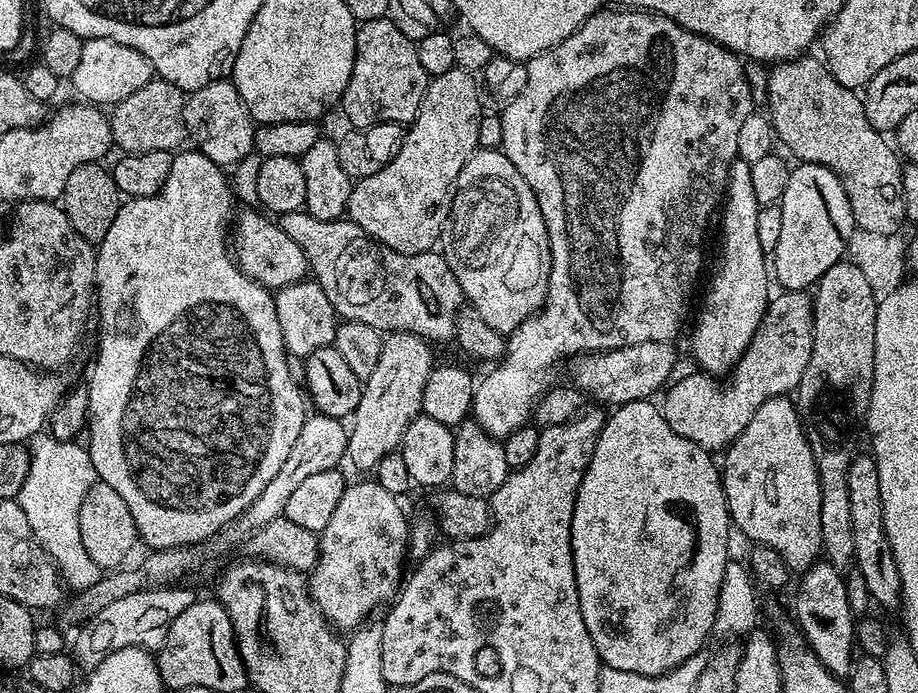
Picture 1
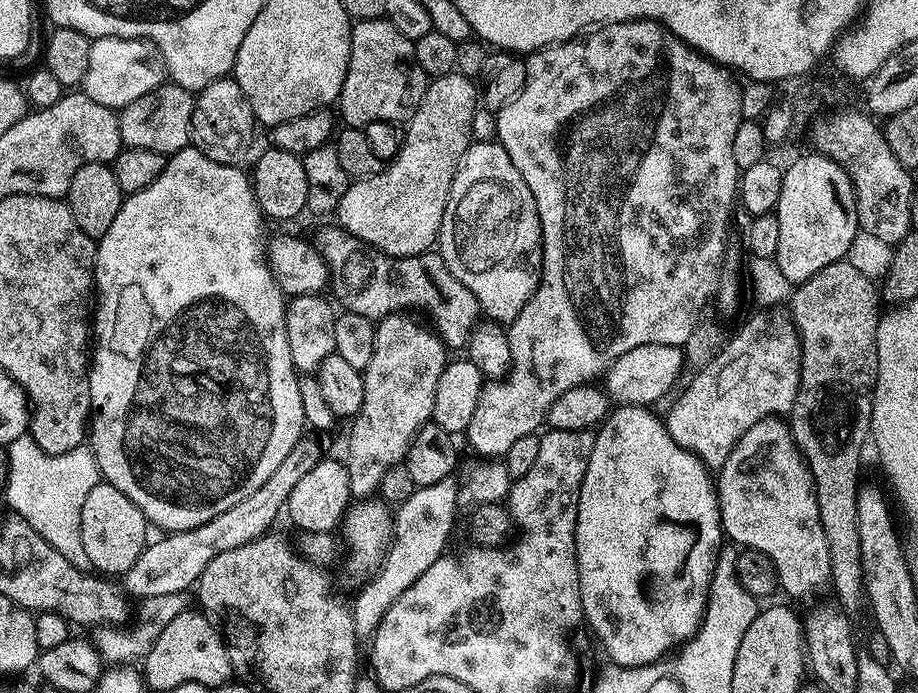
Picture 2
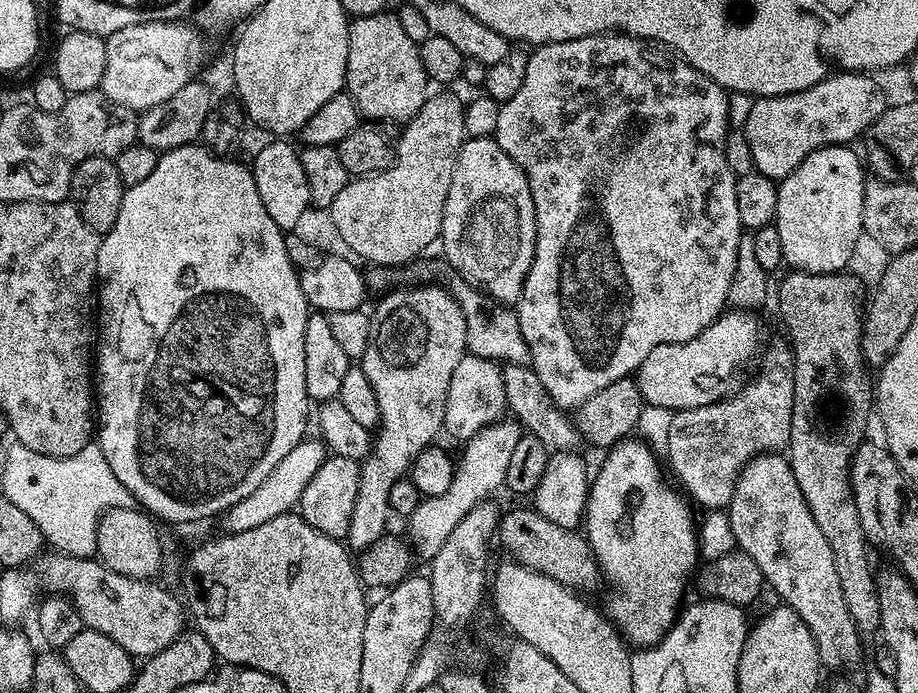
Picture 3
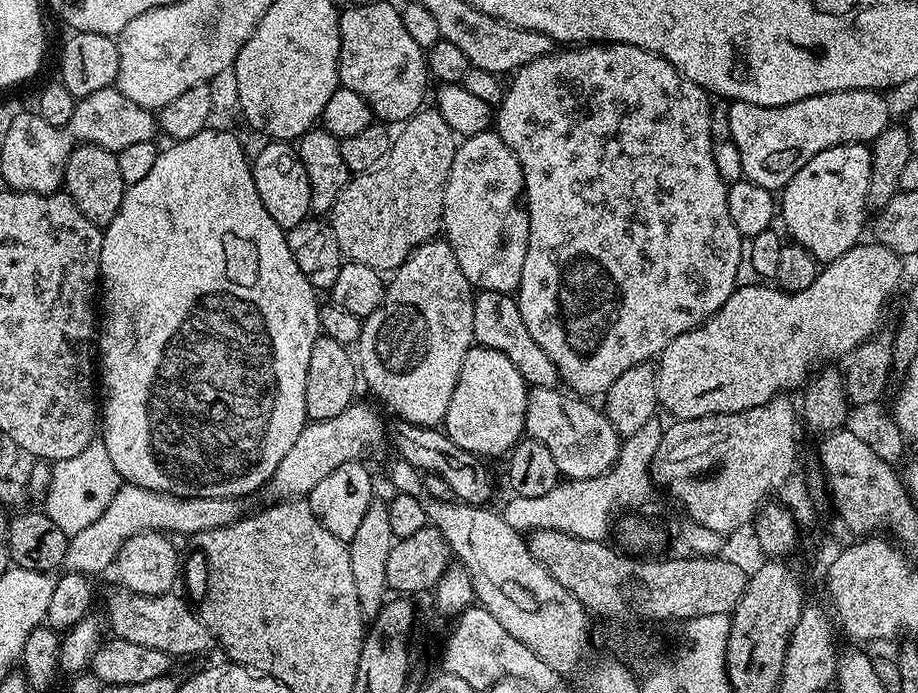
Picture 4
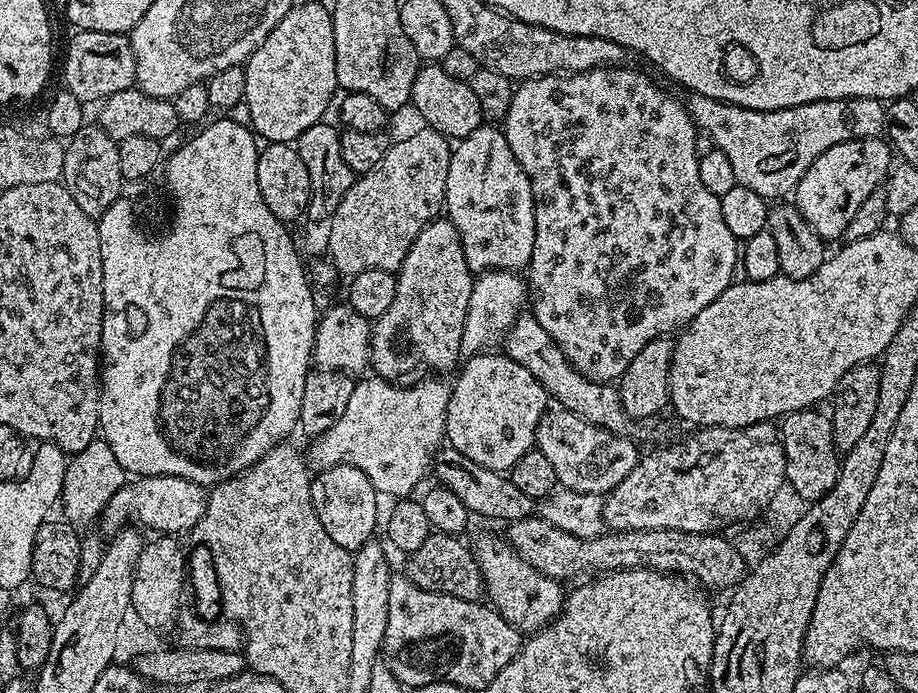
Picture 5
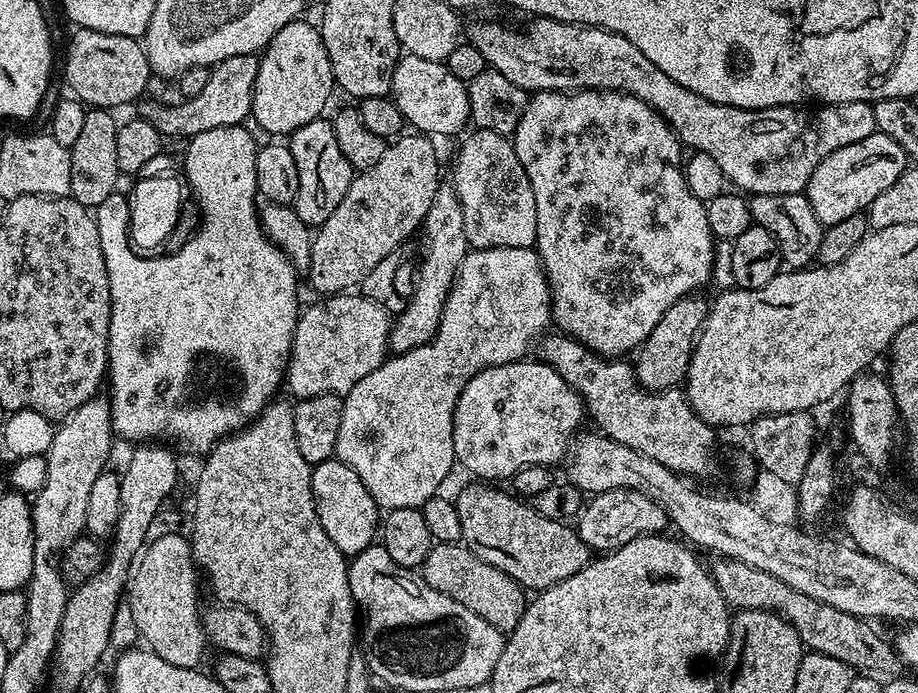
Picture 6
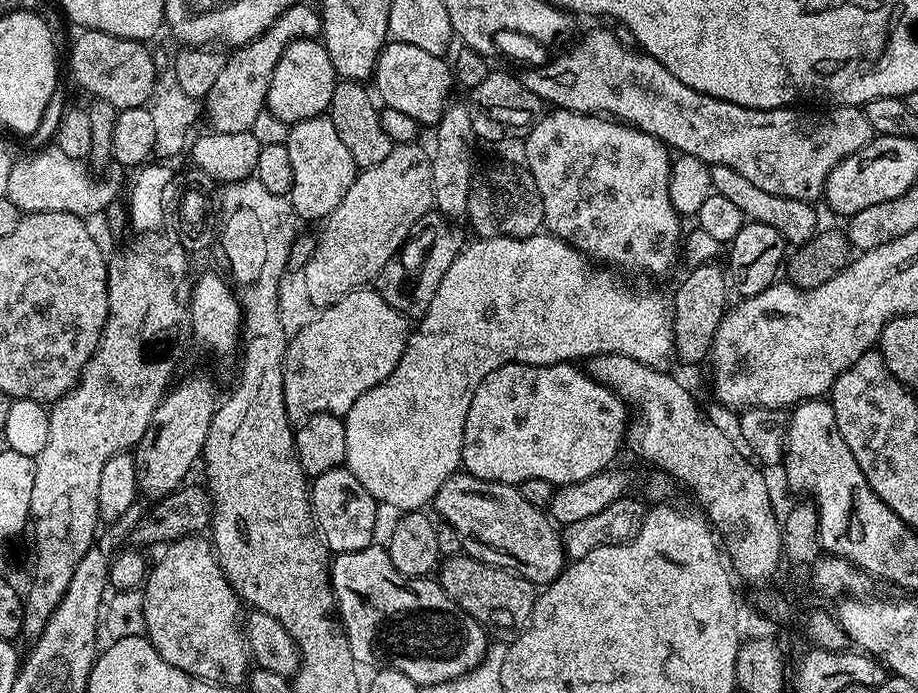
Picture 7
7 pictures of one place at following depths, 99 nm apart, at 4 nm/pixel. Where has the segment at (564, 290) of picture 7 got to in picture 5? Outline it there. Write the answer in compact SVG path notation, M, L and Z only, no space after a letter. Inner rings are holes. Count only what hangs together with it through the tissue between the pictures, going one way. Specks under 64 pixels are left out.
M512 270L479 273L472 281L470 306L462 330L461 353L479 354L495 349L503 341L512 323L525 311L530 289L523 275ZM364 378L356 380L354 394L350 394L350 402L346 406L346 411L342 413L342 418L338 418L338 422L334 422L334 426L330 426L330 430L326 430L322 435L315 437L315 439L309 443L312 445L309 446L308 452L306 448L307 463L316 470L329 468L330 466L338 466L339 464L349 464L358 470L362 470L362 474L366 474L366 478L370 478L370 482L376 487L377 493L384 495L385 492L386 495L392 496L391 498L411 497L413 493L415 493L412 491L423 482L424 475L426 475L427 472L429 475L430 469L434 464L434 457L441 447L442 441L445 439L444 427L446 426L446 410L448 409L448 403L450 402L450 394L452 393L449 381L444 381L447 380L444 378L436 378L440 380L420 380L417 384L410 385L409 388L400 388L404 386L390 380L382 380L379 378L371 378L372 380L362 379Z

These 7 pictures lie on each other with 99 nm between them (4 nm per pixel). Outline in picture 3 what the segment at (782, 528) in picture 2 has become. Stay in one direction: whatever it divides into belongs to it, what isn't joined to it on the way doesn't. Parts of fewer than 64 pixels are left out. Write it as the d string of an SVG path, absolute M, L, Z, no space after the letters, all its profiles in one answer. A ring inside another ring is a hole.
M764 452L755 456L736 479L726 513L734 532L736 548L754 558L764 575L765 585L769 589L772 587L784 599L781 601L792 608L802 622L806 622L810 634L814 634L821 665L825 669L833 668L836 674L852 674L864 660L864 648L860 645L862 637L854 626L854 618L850 618L850 610L846 610L846 598L842 598L842 585L838 582L838 569L834 567L830 542L826 542L818 522L814 522L814 514L810 514L810 506L806 506L806 498L802 498L802 490L798 490L798 478L794 478L787 455Z

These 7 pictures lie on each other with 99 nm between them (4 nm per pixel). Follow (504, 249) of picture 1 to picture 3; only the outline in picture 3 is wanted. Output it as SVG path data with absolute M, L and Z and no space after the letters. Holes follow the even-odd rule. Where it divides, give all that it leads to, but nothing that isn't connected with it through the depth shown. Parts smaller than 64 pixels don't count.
M473 136L465 139L460 148L450 194L446 194L440 240L444 244L443 259L466 283L491 296L497 304L512 306L519 301L536 249L536 211L526 174L494 138Z

